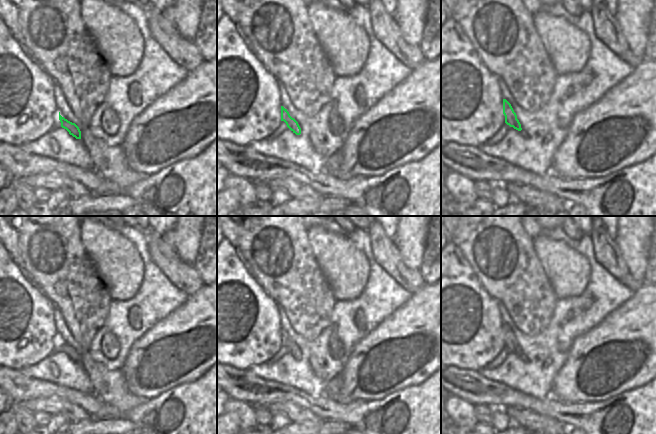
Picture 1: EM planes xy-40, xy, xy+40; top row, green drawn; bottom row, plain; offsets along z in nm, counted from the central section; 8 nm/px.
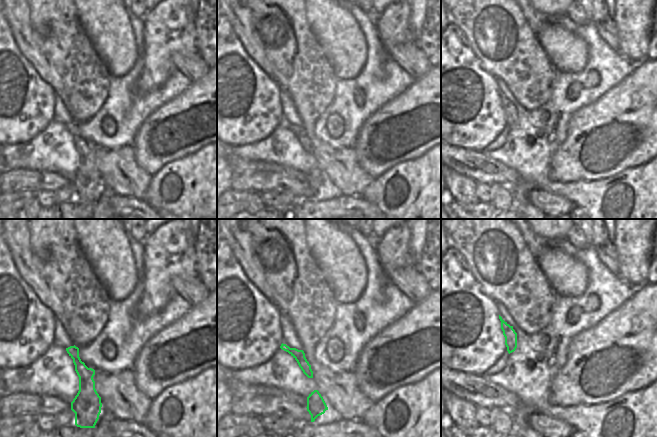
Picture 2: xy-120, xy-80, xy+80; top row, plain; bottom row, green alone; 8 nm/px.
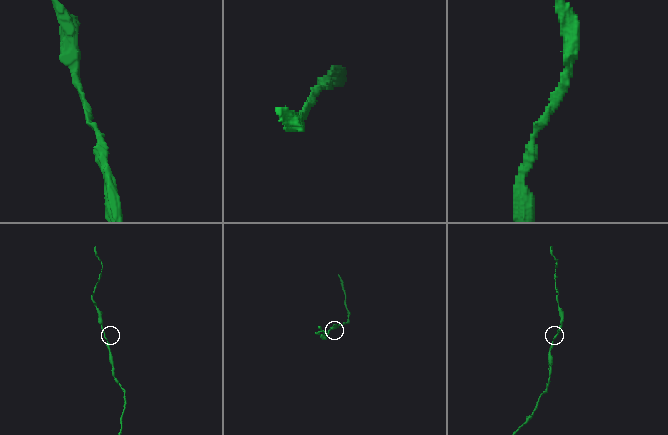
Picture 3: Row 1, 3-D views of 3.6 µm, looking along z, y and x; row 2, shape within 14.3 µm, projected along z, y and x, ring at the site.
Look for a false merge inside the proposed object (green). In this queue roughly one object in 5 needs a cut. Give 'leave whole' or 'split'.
leave whole

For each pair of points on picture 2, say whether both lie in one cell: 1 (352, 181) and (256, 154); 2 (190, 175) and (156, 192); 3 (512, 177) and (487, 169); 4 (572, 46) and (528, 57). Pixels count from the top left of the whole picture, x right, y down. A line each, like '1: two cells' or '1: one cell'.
1: two cells
2: one cell
3: one cell
4: two cells

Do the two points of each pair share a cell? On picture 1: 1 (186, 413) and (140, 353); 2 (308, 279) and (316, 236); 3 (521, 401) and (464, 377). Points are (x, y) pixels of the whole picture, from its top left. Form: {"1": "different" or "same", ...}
{"1": "different", "2": "different", "3": "same"}

